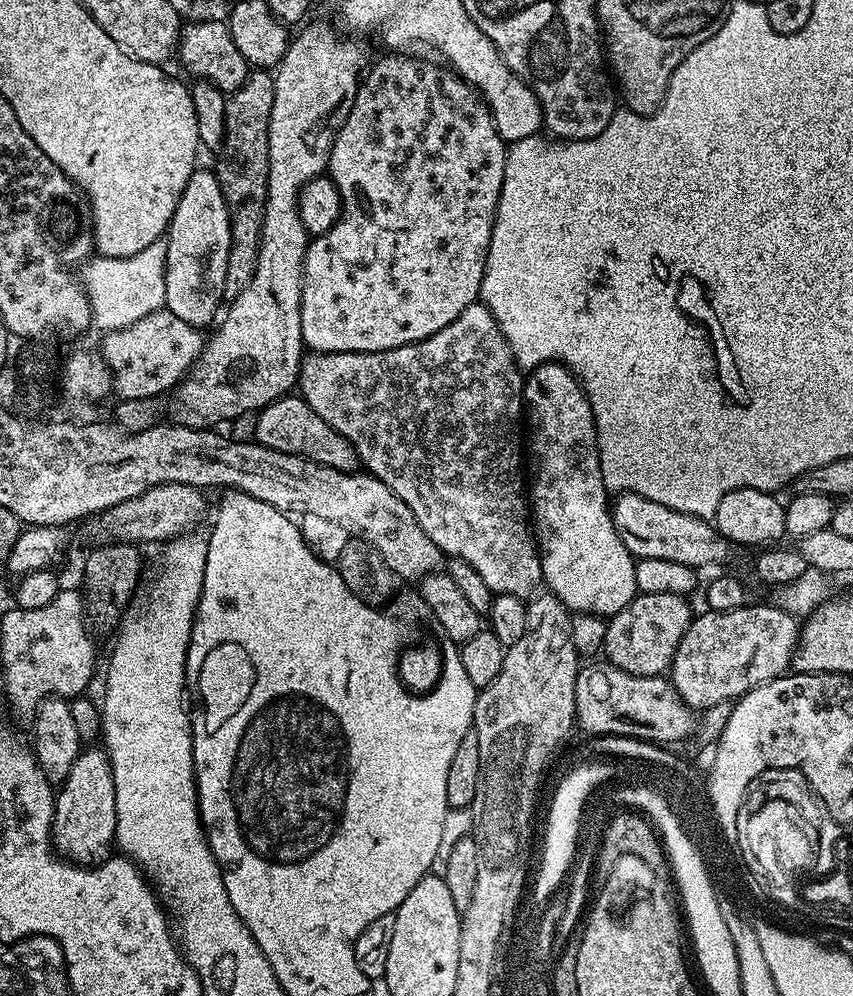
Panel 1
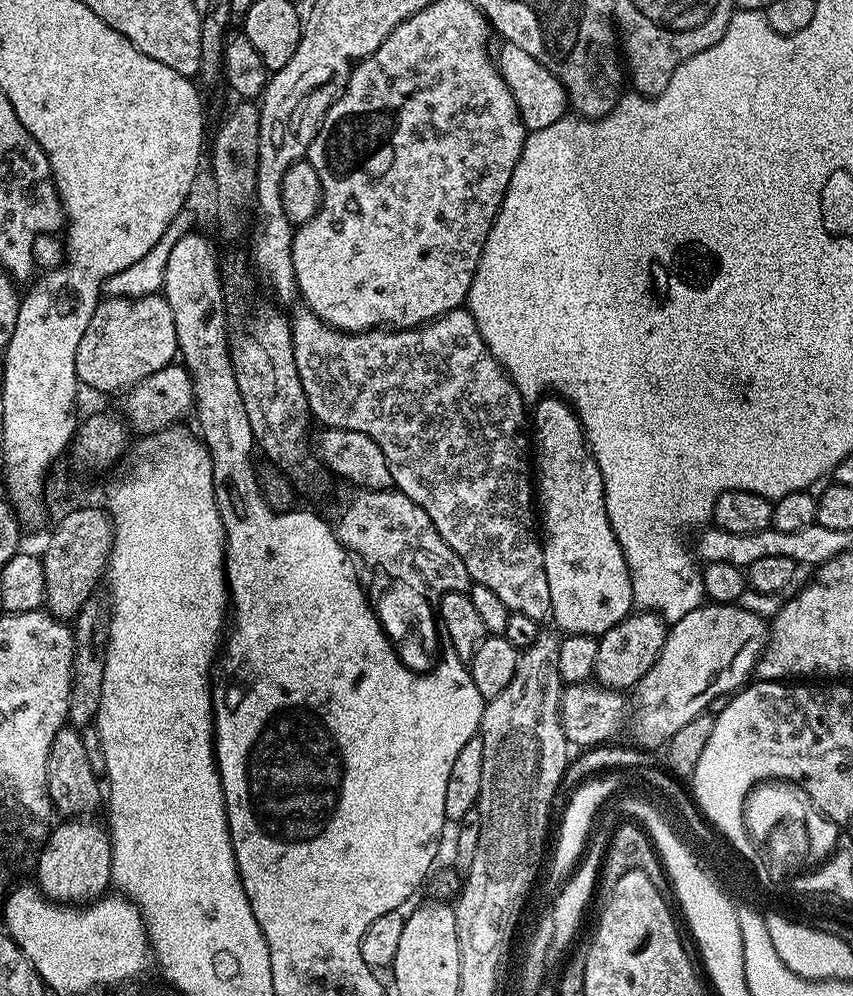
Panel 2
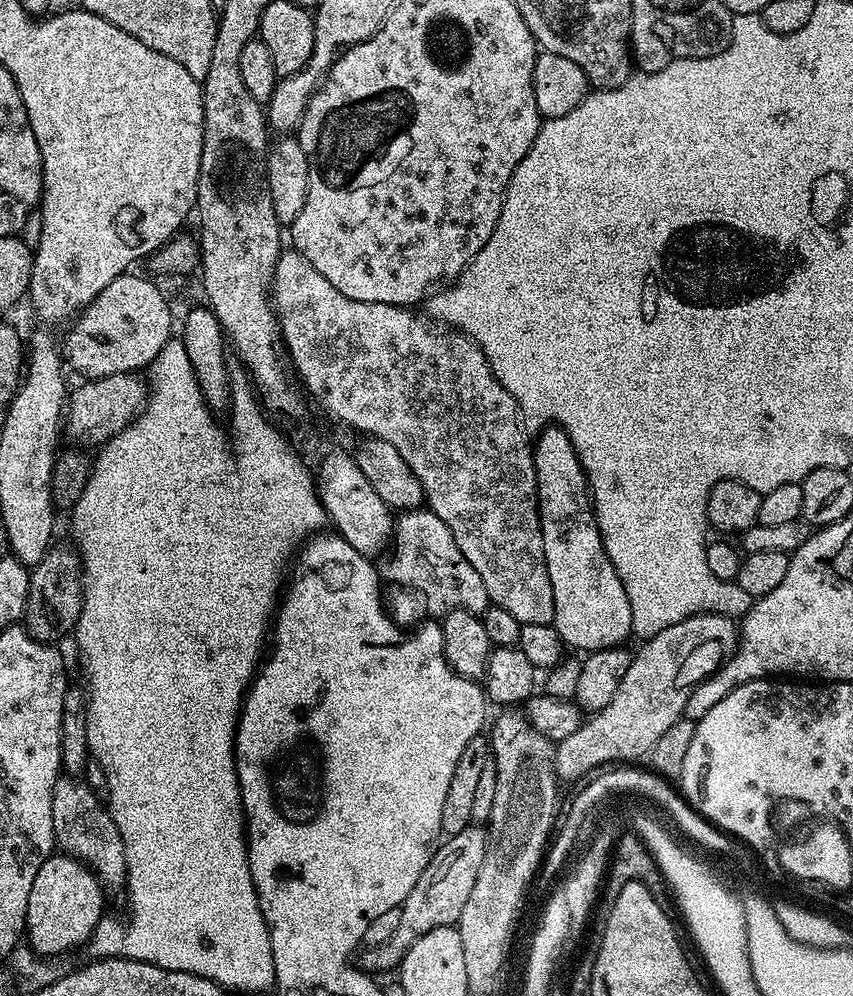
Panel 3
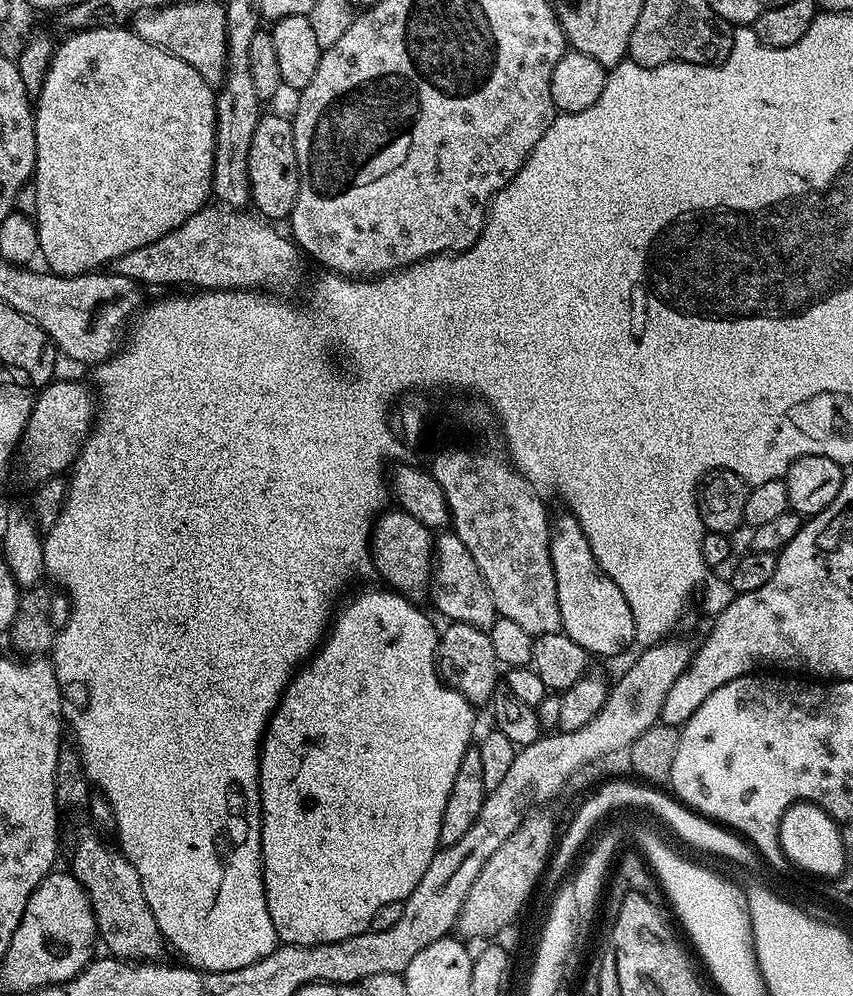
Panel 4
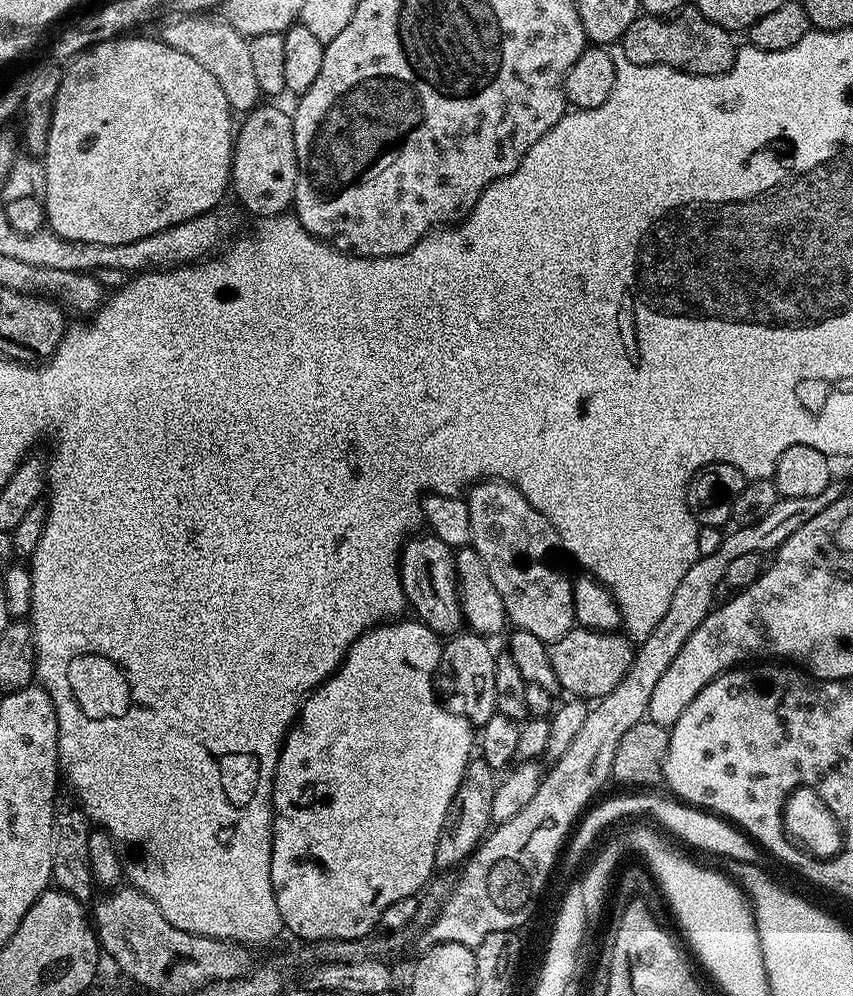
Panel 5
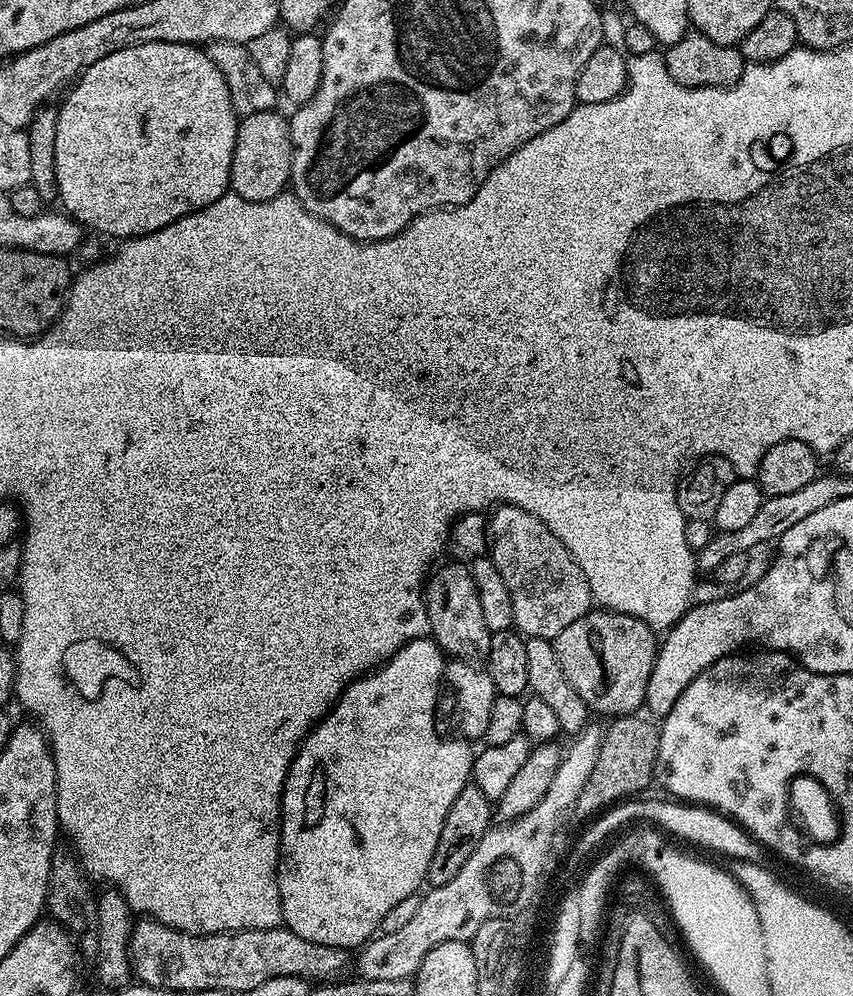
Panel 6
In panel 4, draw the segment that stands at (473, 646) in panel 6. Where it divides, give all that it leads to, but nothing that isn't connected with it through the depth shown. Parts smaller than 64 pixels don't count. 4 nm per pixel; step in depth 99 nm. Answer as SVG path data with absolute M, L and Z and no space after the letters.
M385 510L377 515L372 525L370 547L375 575L380 575L389 589L413 602L420 602L423 596L425 599L434 567L433 529L422 526L418 518L410 518L410 514L405 512Z

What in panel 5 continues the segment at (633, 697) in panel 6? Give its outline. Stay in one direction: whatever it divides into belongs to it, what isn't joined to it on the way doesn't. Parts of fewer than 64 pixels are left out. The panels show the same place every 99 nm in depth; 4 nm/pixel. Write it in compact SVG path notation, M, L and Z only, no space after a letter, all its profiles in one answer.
M573 627L562 638L548 644L550 666L554 668L556 681L569 697L595 702L610 694L618 682L630 670L634 655L634 644L627 635L595 632L592 628Z

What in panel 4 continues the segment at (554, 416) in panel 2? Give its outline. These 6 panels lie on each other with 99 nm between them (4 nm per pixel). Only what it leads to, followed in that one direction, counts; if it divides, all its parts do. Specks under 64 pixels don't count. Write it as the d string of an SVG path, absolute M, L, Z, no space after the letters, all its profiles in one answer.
M563 514L551 521L550 562L554 566L554 582L558 582L558 610L562 610L562 631L582 650L593 657L616 656L633 647L636 631L634 614L626 606L626 598L612 579L598 566L590 542L578 526L578 518Z

